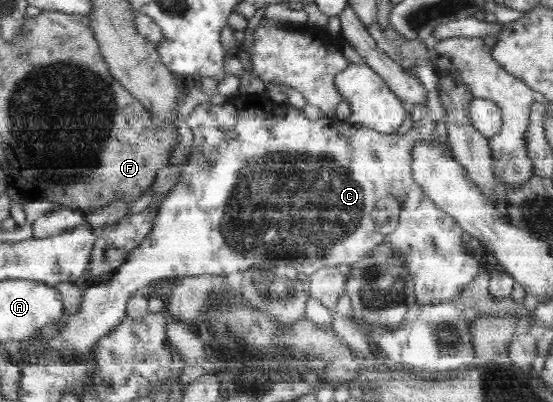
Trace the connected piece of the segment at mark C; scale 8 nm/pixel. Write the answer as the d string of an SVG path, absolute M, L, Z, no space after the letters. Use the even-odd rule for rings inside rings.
M205 102L196 105L189 115L190 117L186 119L186 125L188 125L193 133L193 146L191 147L190 157L188 157L187 162L181 167L181 174L179 175L176 187L173 187L169 191L168 195L164 197L164 201L160 201L161 204L157 211L156 222L153 223L153 230L150 231L149 237L147 237L145 242L137 250L134 250L130 254L130 257L126 259L126 263L118 269L118 274L114 275L114 279L110 279L108 283L94 284L83 291L83 301L77 308L79 311L67 320L66 325L60 329L60 333L56 333L50 339L44 339L44 343L38 343L40 350L58 352L64 360L74 360L74 362L79 362L80 360L82 362L86 361L86 353L88 353L89 349L101 337L111 332L127 317L126 307L128 307L130 298L145 290L153 282L172 279L174 277L207 274L212 277L218 275L227 277L232 273L245 272L249 269L257 268L263 269L269 275L275 275L278 269L283 266L293 267L298 273L303 273L310 277L310 275L319 271L322 267L338 267L343 264L351 267L354 263L360 262L364 257L367 257L371 250L376 250L378 245L385 245L387 243L392 246L392 251L395 251L396 259L401 259L403 263L406 263L407 271L409 271L412 283L414 284L417 304L436 305L436 303L441 302L455 302L460 297L464 287L476 279L480 274L481 268L485 266L483 261L476 261L472 255L464 253L464 251L470 251L471 249L469 247L462 248L464 231L460 227L460 224L440 209L429 197L424 197L425 192L414 181L413 172L411 171L413 147L418 142L432 141L435 137L432 135L434 133L435 121L431 120L428 116L414 122L413 128L401 136L374 131L374 128L370 127L358 125L352 127L352 125L346 125L346 129L344 129L348 133L348 137L346 137L342 133L336 133L332 127L326 127L320 121L308 121L302 115L302 111L294 109L292 105L288 106L288 109L284 109L282 105L272 107L272 105L262 105L260 103L260 111L258 111L256 105L254 107L252 105L244 105L244 117L242 117L242 111L238 111L238 107L234 107L234 105L226 105L225 103L215 105L211 102ZM226 131L236 131L238 137L233 140L226 140L224 139L224 133ZM384 197L392 197L392 199L396 199L400 203L398 225L396 230L388 236L381 235L376 231L374 221L370 217L370 213L374 211L376 201Z

